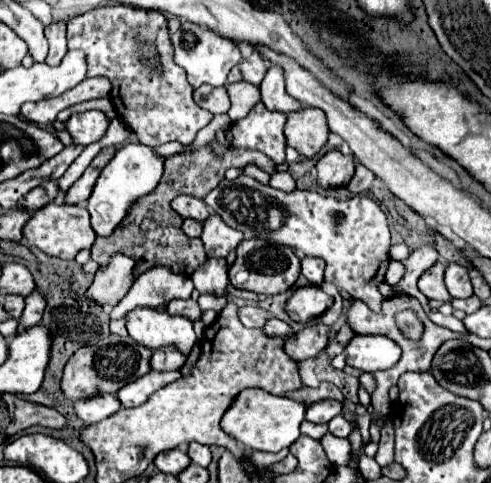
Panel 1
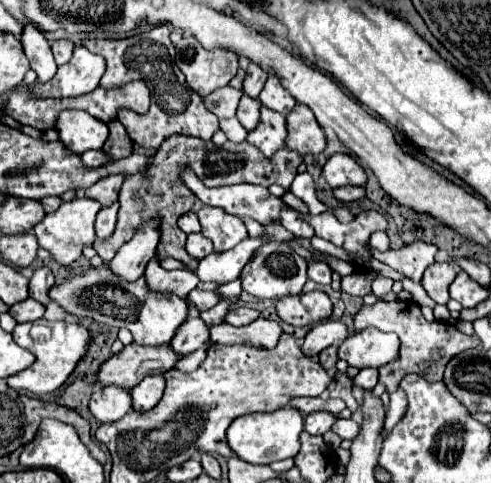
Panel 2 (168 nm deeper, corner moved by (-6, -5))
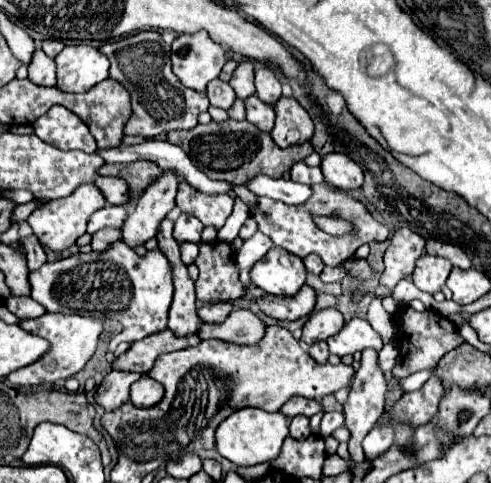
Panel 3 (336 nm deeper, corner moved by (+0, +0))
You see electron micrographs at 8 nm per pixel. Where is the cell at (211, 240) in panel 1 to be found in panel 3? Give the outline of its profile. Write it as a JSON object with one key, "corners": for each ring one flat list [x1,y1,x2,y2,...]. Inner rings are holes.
{"corners":[[185,180,179,182,175,204,181,208,181,212,187,212,199,218,205,226,215,226,215,228,221,228,229,218,229,214,233,212,233,198,229,194,205,196,195,188,189,188]]}

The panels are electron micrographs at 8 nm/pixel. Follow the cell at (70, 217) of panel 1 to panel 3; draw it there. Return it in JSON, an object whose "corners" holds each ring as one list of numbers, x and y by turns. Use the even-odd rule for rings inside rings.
{"corners":[[89,182,89,184,81,186,81,188,77,188,71,196,57,198,53,202,47,202,45,206,37,208,27,218,27,222,31,224,33,232,37,234,37,238,41,240,43,246,47,246,47,248,51,248,55,252,61,252,61,250,69,248,71,244,75,244,75,240,87,232,87,220,89,220,89,216,93,212,97,212,99,208,103,208,105,204,107,204,107,200,105,200,103,192,93,182]]}

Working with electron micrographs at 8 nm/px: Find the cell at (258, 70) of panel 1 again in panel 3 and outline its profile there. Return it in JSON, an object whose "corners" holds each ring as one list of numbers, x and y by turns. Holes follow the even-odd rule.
{"corners":[[243,60,239,62,239,66,235,68,229,84,233,86,237,98,249,98,255,94,255,84,253,84,253,76,255,76,255,66,251,60]]}

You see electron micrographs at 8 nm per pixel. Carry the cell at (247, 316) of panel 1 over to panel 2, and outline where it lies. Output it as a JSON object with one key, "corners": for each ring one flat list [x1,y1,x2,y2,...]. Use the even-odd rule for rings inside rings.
{"corners":[[237,307,237,309,231,309,225,317,227,323,235,325,235,327,243,327,243,325,249,325,251,321,255,321,261,313,255,311,255,309,247,309,247,307]]}

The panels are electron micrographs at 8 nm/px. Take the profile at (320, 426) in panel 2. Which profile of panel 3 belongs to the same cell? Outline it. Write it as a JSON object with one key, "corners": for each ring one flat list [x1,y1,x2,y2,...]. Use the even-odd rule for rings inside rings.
{"corners":[[297,416,291,420,289,424,289,436,293,436,295,440,303,440,305,436,311,434,311,428,309,428,309,418,305,416]]}

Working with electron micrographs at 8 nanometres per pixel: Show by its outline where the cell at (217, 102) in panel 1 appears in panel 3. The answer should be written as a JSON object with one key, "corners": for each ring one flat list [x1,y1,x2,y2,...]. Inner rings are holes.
{"corners":[[217,78,217,80,209,82,209,86,207,86,207,98,209,98,211,106,227,110,235,102,237,96,235,96,235,90,227,82,223,82,223,80]]}

